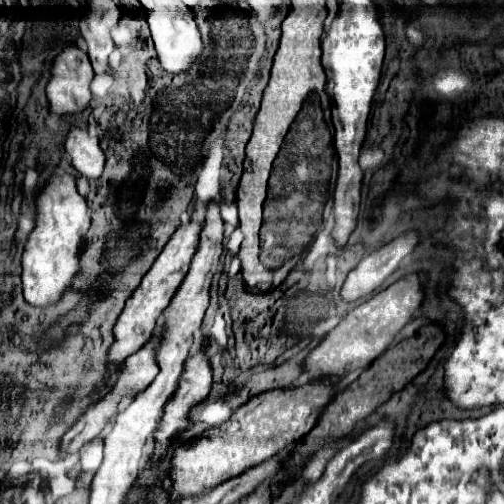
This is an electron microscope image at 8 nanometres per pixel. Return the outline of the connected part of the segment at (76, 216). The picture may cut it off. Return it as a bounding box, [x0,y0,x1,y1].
[21,173,89,307]

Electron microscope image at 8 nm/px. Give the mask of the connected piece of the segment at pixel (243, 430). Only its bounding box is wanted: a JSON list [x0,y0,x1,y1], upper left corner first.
[167,379,333,501]

